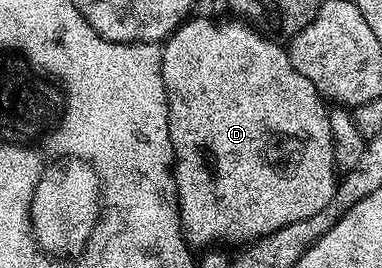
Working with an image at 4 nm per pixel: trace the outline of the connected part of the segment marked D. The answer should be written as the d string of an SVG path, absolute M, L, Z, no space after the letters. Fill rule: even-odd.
M189 18L181 23L172 36L164 41L161 49L161 77L167 94L169 126L175 130L178 141L185 140L185 160L178 159L173 165L181 229L185 231L186 242L194 249L205 250L210 246L223 246L219 244L245 246L283 226L291 226L291 222L303 222L303 218L319 214L319 210L323 210L323 206L331 202L339 183L339 173L333 166L333 143L327 104L315 90L315 86L311 86L311 82L307 82L307 78L303 78L303 74L299 74L295 66L291 66L288 51L282 45L280 48L276 39L258 32L256 28L244 22L216 24L213 20L193 19Z

